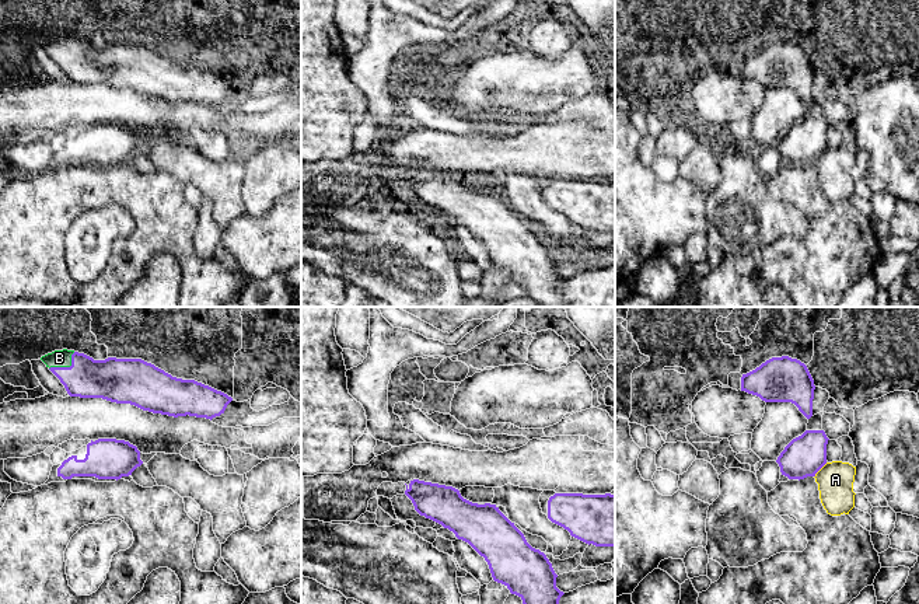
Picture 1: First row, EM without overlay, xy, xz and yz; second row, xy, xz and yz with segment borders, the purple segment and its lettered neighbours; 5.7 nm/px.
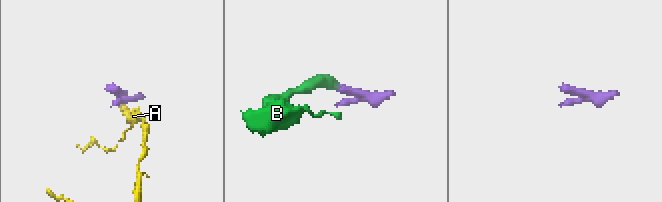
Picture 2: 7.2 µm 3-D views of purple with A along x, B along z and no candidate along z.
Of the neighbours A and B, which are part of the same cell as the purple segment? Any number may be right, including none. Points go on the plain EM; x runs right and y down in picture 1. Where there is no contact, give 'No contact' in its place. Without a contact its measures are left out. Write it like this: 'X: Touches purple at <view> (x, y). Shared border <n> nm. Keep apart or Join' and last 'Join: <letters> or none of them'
A: Touches purple at yz (820, 154). Shared border 120 nm. Keep apart
B: Touches purple at xy (66, 53). Shared border 180 nm. Join
Join: B

